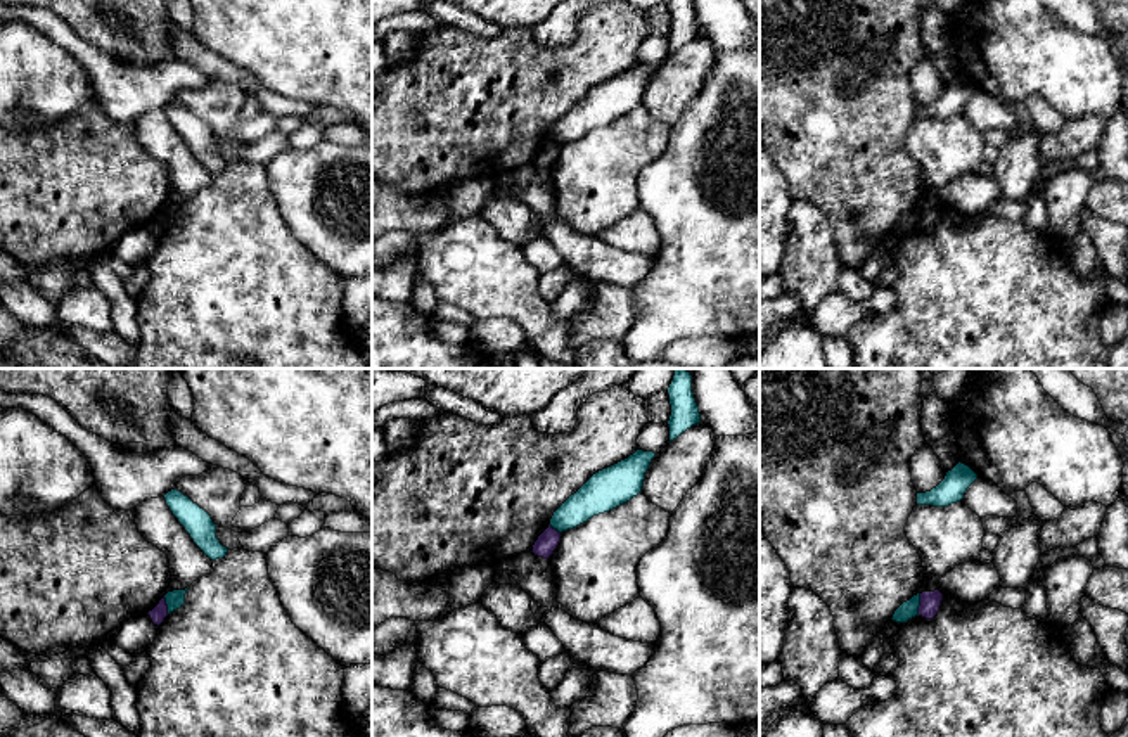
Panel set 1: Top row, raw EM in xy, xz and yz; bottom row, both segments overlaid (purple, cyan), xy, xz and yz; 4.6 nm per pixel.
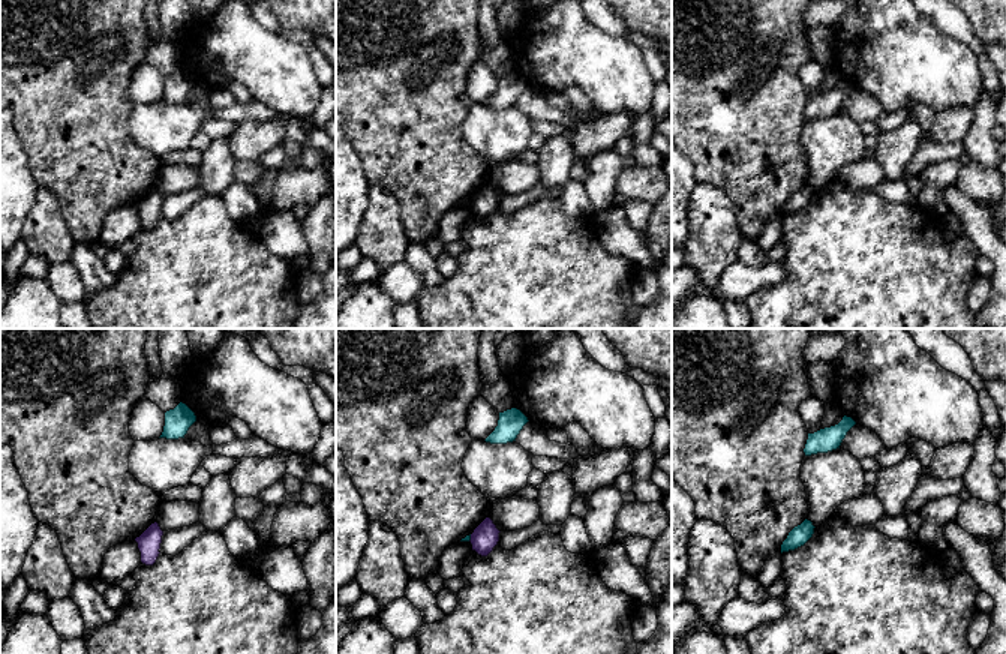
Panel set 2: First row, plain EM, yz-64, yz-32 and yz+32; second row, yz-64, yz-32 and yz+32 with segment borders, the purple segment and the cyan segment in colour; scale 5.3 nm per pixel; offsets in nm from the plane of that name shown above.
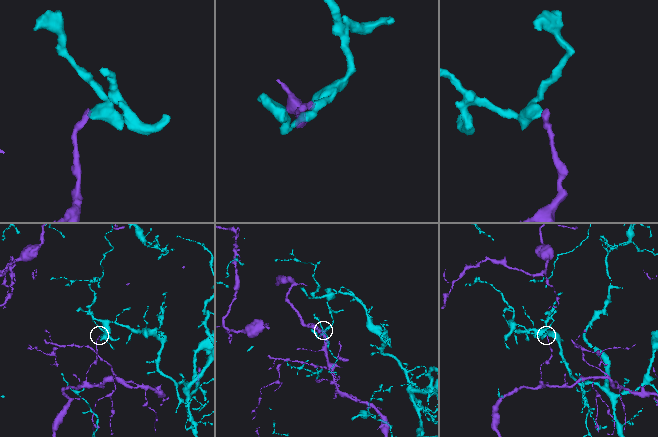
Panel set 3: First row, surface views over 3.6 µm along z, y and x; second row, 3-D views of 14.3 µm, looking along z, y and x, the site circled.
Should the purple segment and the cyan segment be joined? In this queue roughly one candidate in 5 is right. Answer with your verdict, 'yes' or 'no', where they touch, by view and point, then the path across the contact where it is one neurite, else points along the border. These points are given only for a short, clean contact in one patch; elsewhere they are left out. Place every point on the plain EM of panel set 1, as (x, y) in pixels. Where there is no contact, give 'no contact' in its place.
no | yz (921, 217) | along yz (921, 206), (917, 227)

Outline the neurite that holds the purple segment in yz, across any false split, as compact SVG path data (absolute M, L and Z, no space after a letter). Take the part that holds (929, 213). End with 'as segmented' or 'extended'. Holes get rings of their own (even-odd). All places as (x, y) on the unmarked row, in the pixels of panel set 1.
M939 202L922 204L919 228L926 232L933 232L939 223L941 213L943 213L943 206Z | as segmented

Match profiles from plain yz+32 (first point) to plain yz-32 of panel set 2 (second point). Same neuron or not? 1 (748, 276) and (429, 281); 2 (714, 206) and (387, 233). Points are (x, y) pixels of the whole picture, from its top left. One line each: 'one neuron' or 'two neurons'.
1: two neurons
2: one neuron

